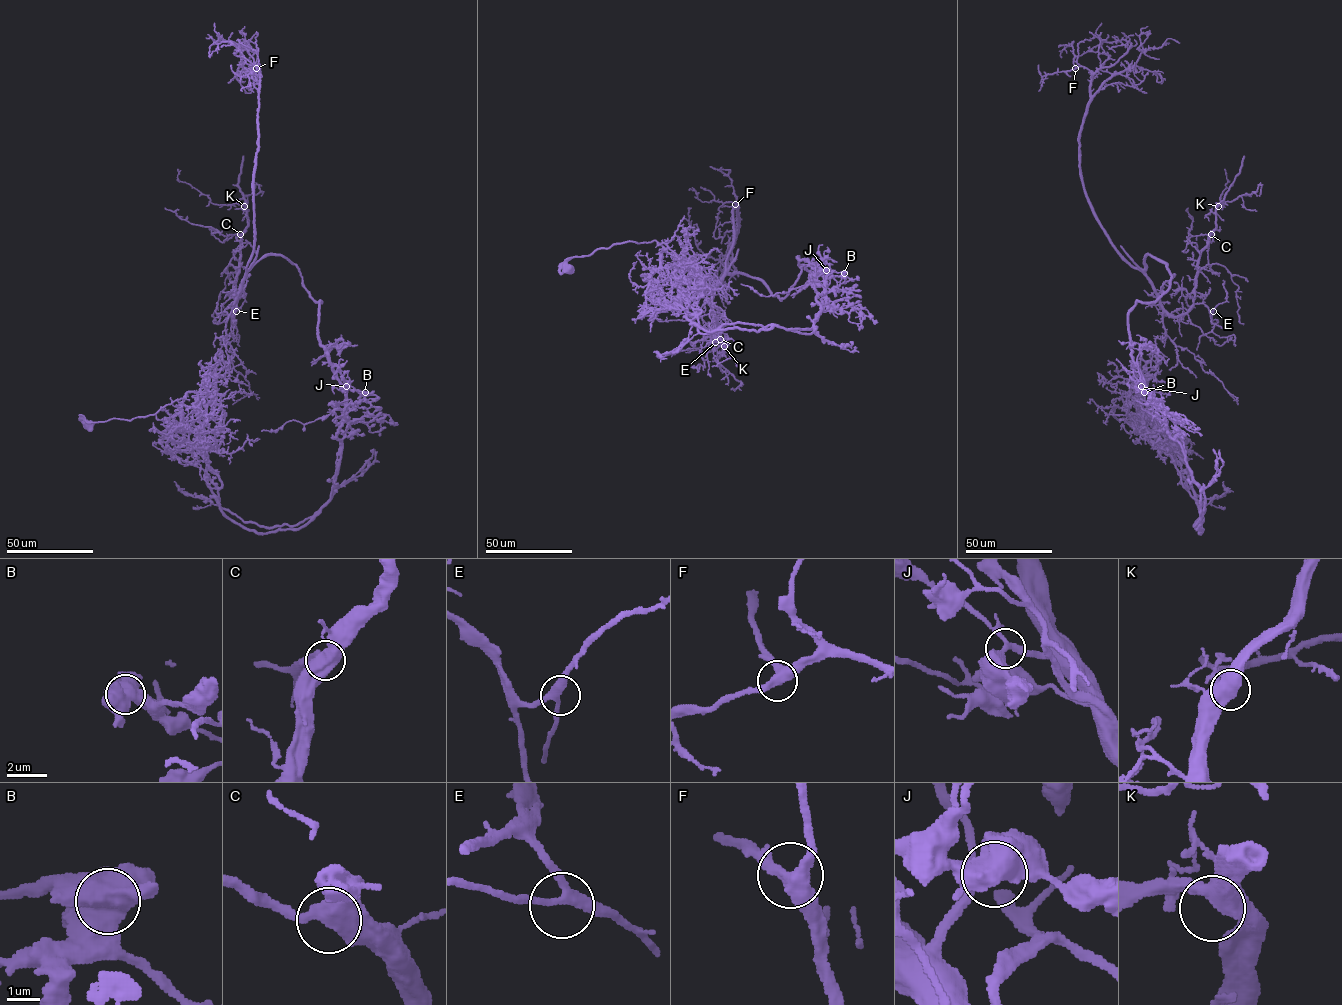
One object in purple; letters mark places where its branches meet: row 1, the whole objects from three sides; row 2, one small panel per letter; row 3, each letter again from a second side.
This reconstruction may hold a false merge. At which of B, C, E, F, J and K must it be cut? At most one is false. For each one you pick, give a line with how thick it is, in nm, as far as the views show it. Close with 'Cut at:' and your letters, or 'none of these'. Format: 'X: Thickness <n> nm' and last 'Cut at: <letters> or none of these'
B: Thickness 750 nm
Cut at: B

